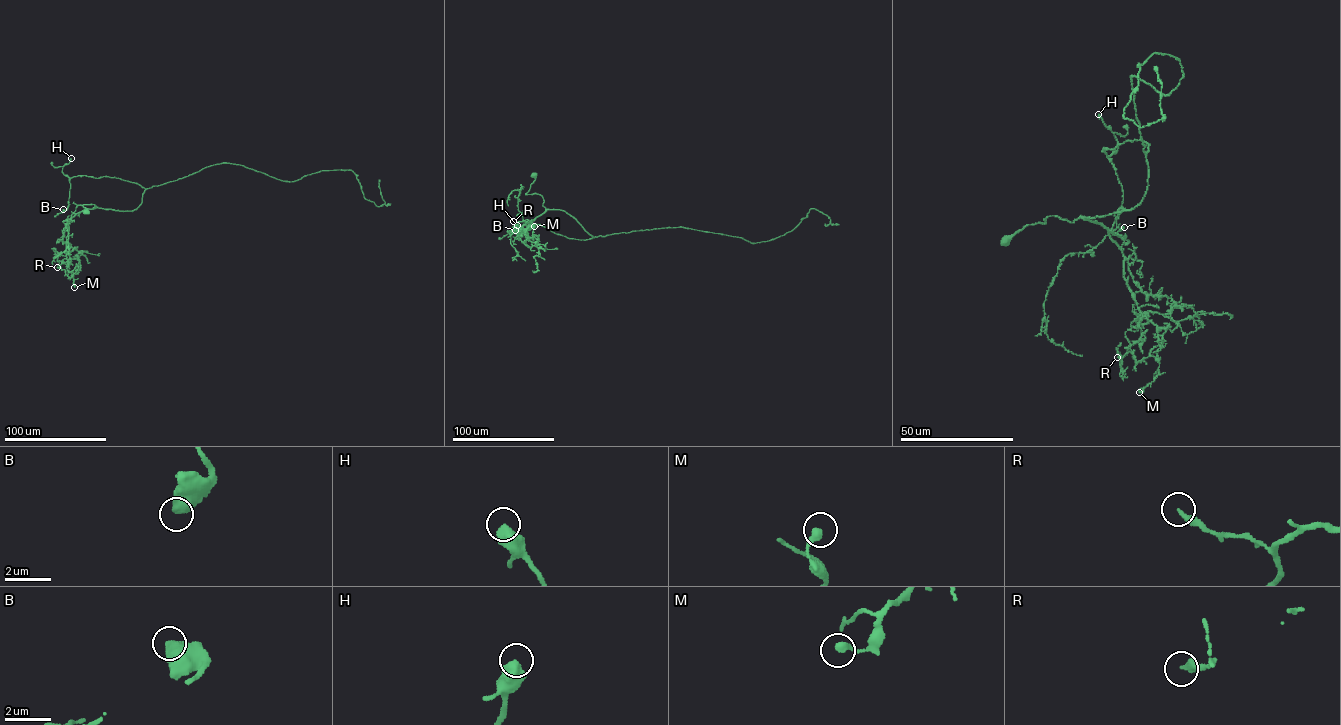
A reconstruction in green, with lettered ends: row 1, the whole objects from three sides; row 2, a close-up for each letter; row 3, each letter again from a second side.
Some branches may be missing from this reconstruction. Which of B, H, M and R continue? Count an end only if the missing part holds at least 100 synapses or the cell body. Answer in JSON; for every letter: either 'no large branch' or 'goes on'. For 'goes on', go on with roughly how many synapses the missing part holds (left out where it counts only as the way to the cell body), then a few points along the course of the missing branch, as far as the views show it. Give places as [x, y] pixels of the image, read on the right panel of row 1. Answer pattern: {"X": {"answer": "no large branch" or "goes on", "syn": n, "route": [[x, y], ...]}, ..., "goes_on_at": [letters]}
{"B": {"answer": "no large branch"}, "H": {"answer": "no large branch"}, "M": {"answer": "no large branch"}, "R": {"answer": "no large branch"}, "goes_on_at": []}

